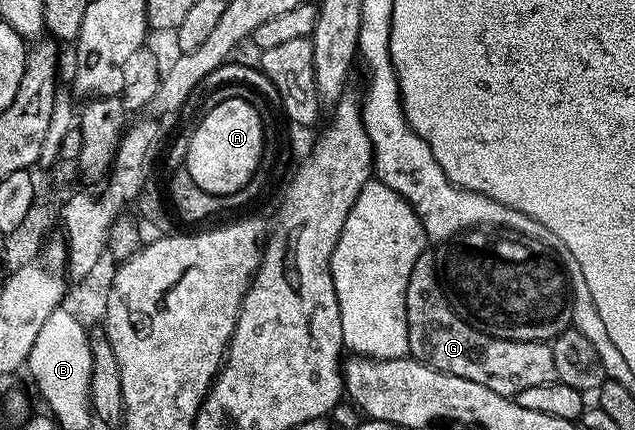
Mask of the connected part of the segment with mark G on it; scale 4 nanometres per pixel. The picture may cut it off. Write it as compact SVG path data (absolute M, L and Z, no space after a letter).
M425 251L420 258L414 263L414 271L410 271L410 283L406 283L406 323L408 324L408 352L415 360L420 361L423 365L429 365L432 369L437 369L450 375L458 375L462 379L470 379L470 383L482 383L482 387L490 387L490 391L498 391L498 395L503 397L515 398L517 393L526 391L526 387L542 387L542 383L550 383L556 380L556 368L554 367L554 355L552 346L547 341L511 341L501 337L491 337L483 328L477 327L471 320L465 319L454 308L448 299L447 293L440 280L438 272L438 261L435 256L431 257L431 252Z

